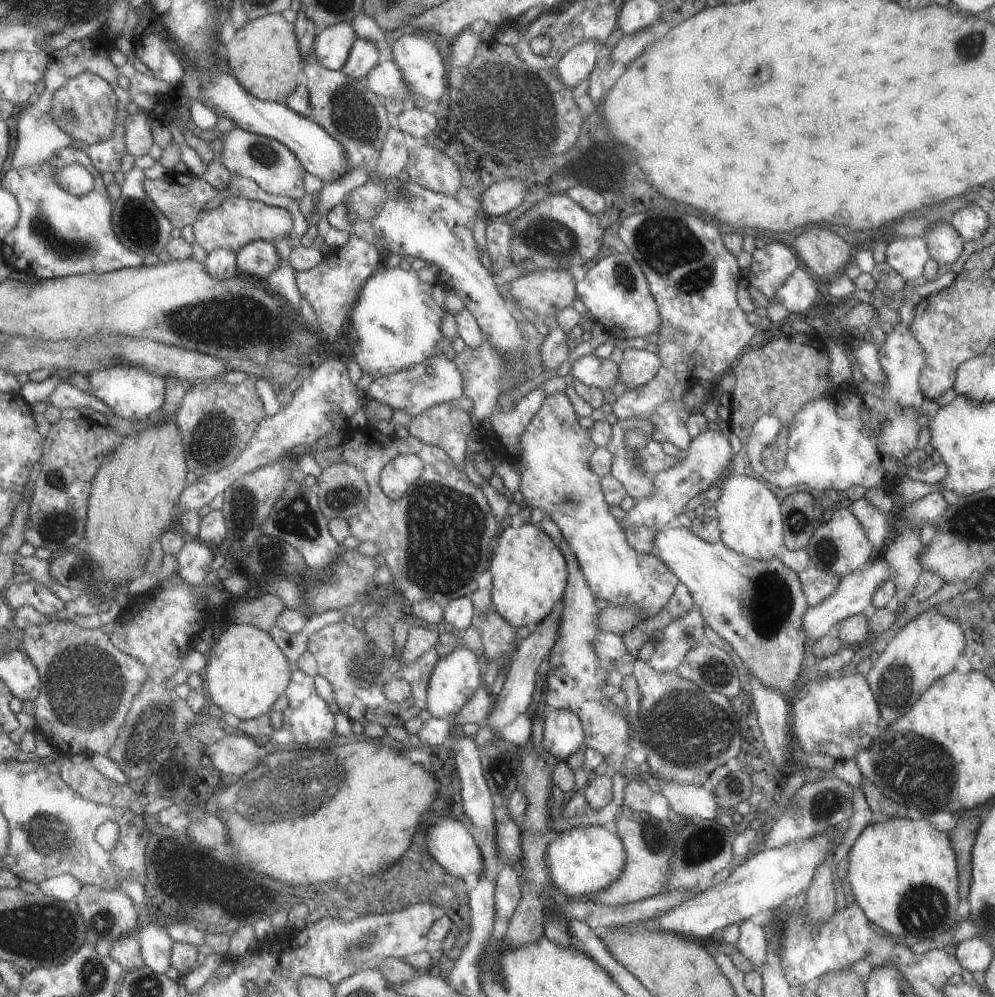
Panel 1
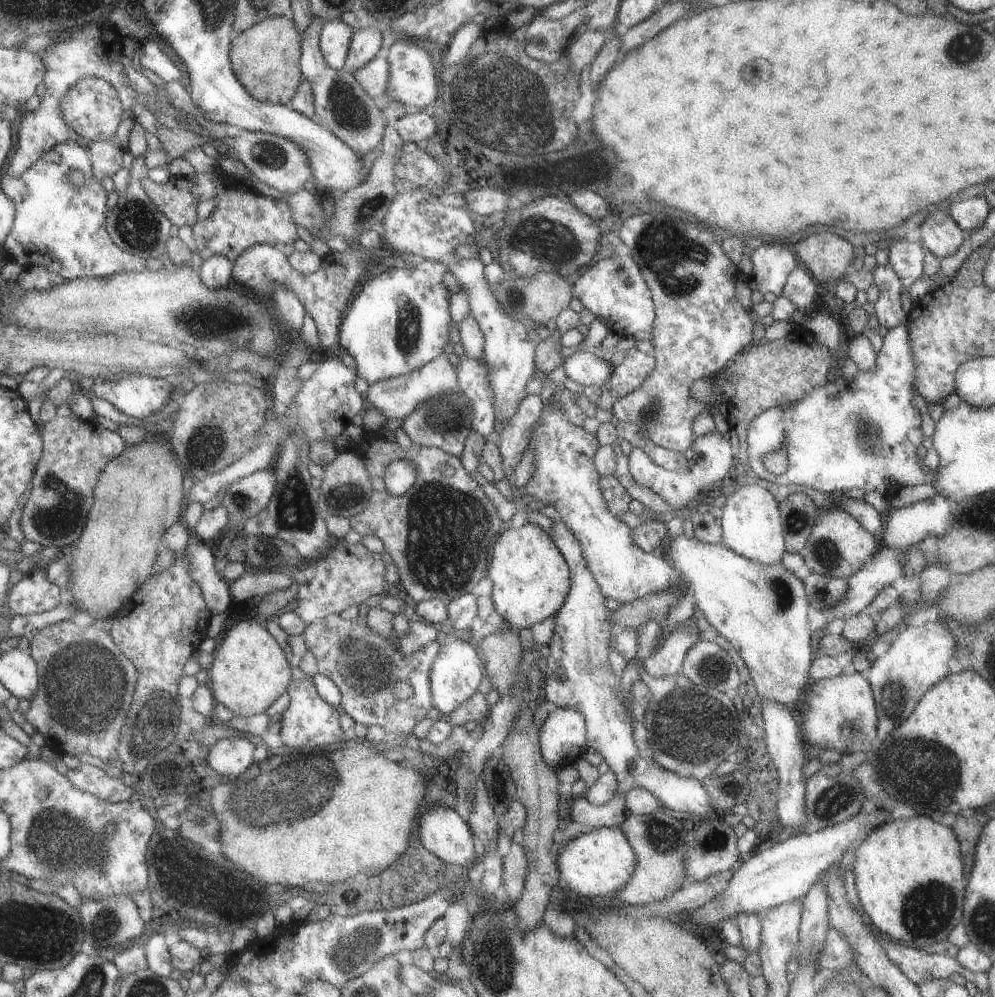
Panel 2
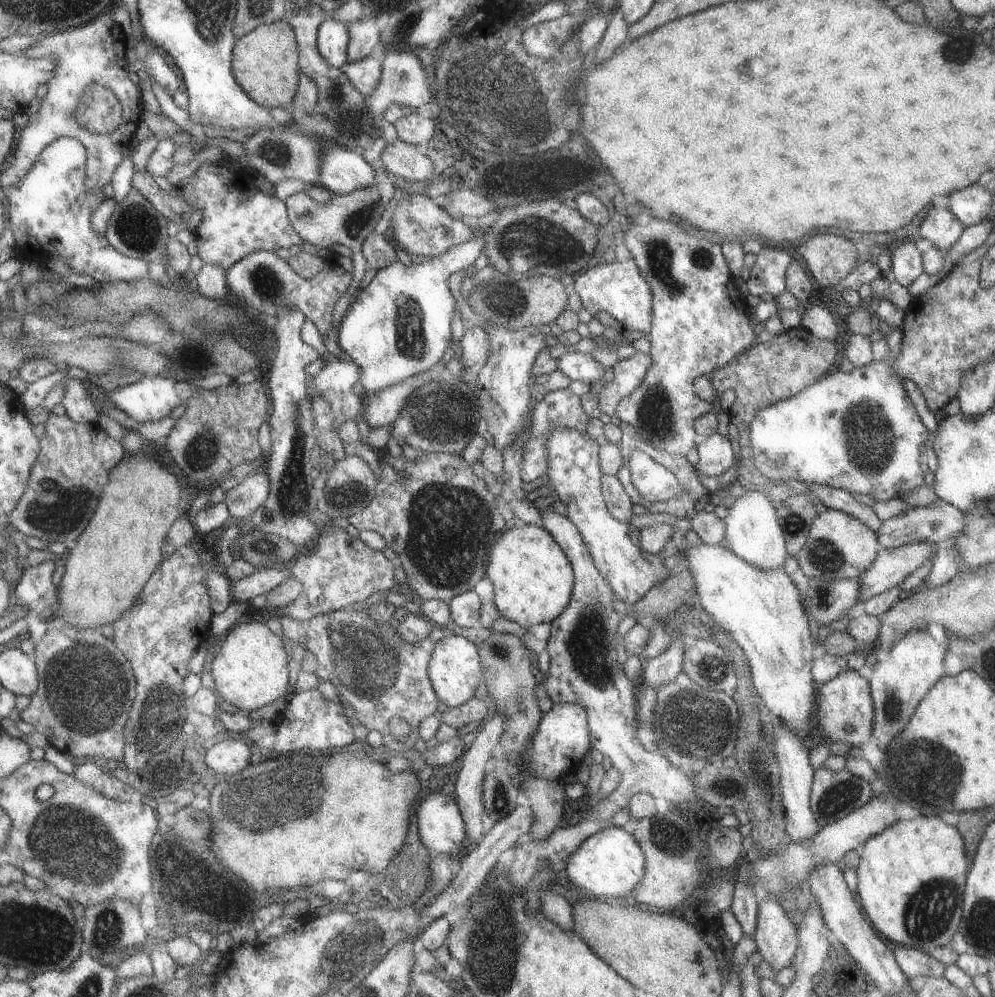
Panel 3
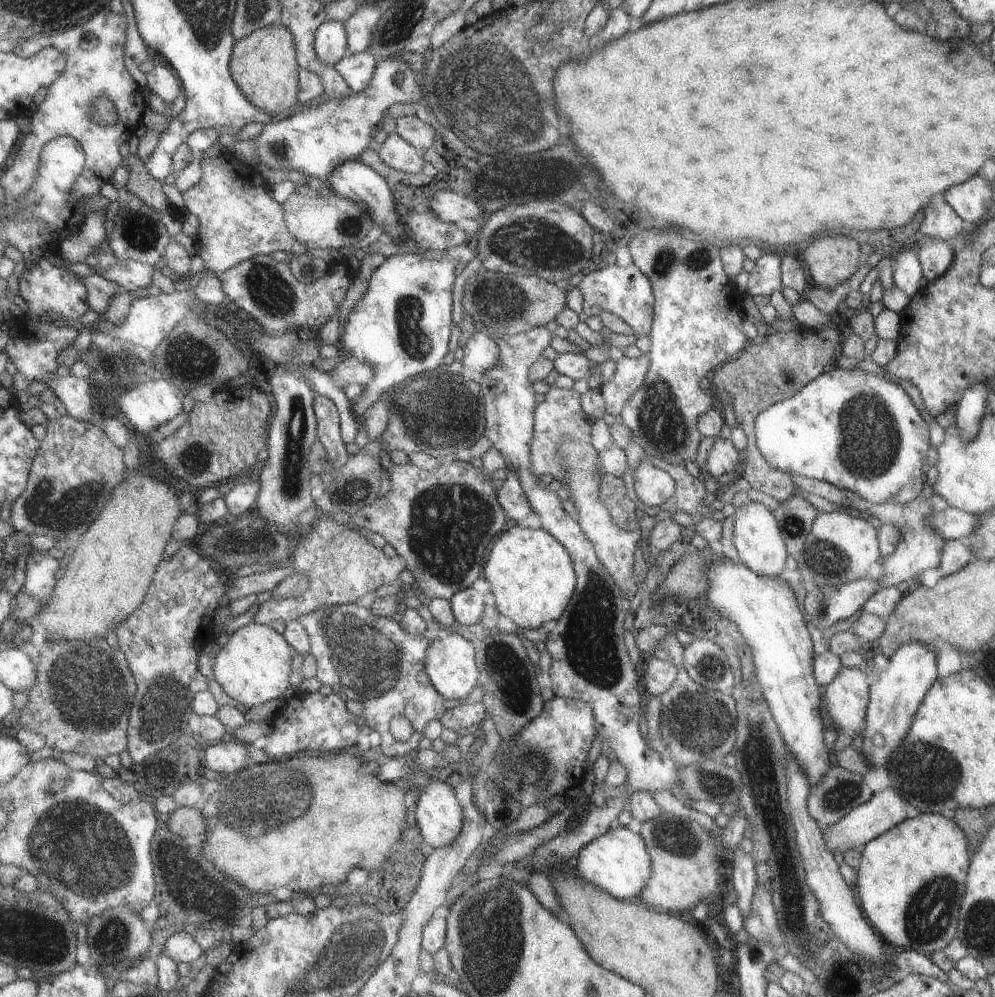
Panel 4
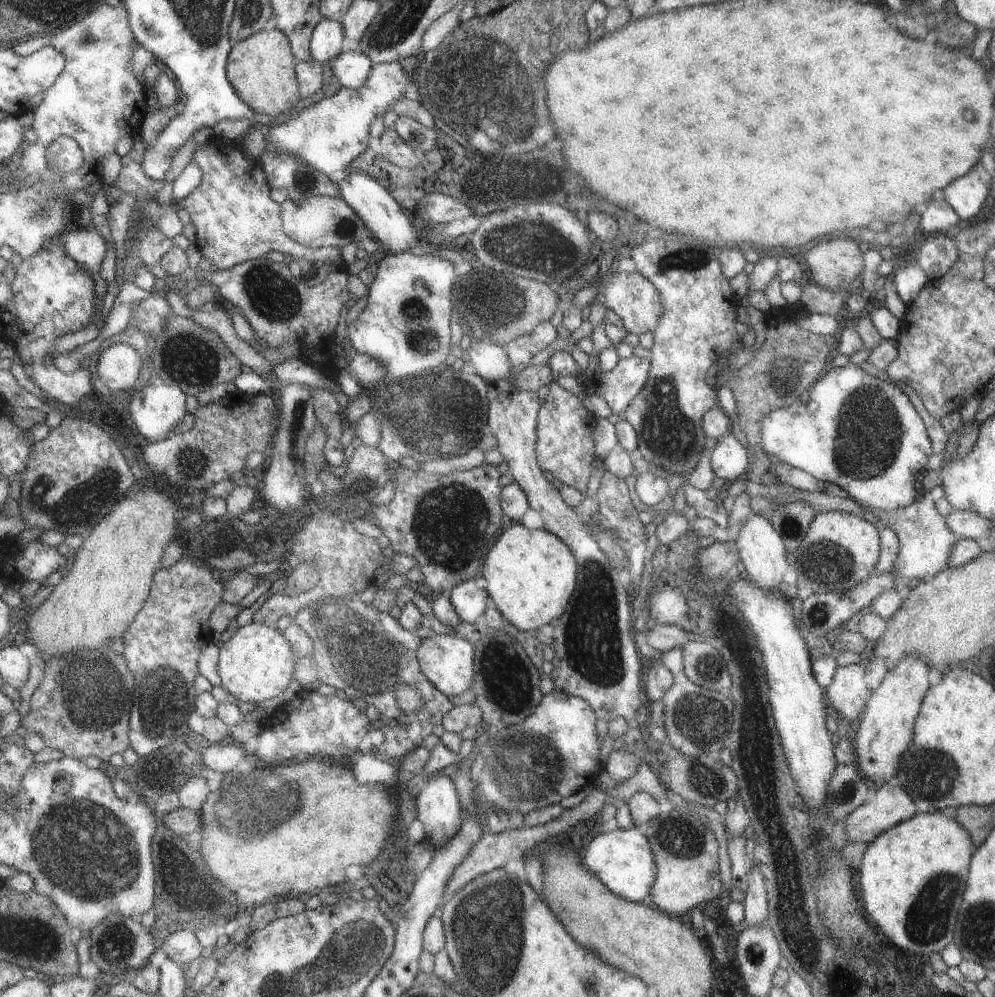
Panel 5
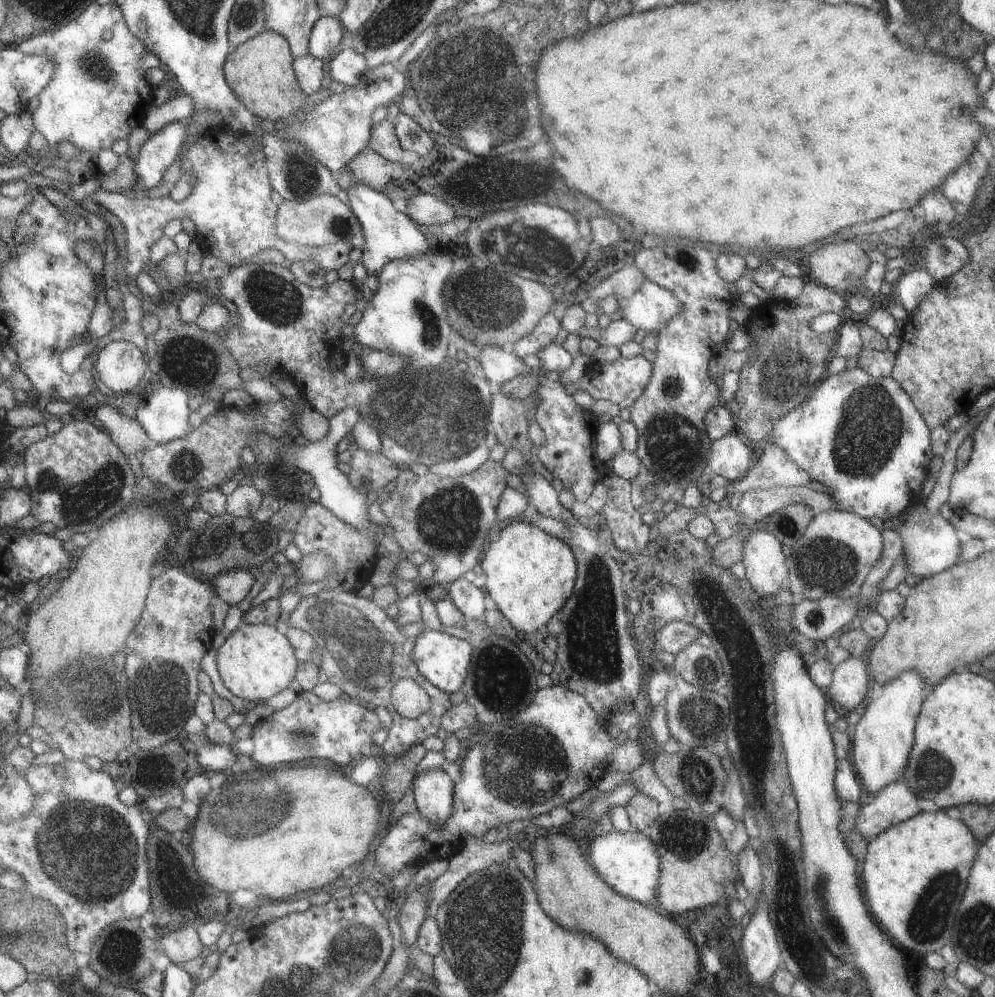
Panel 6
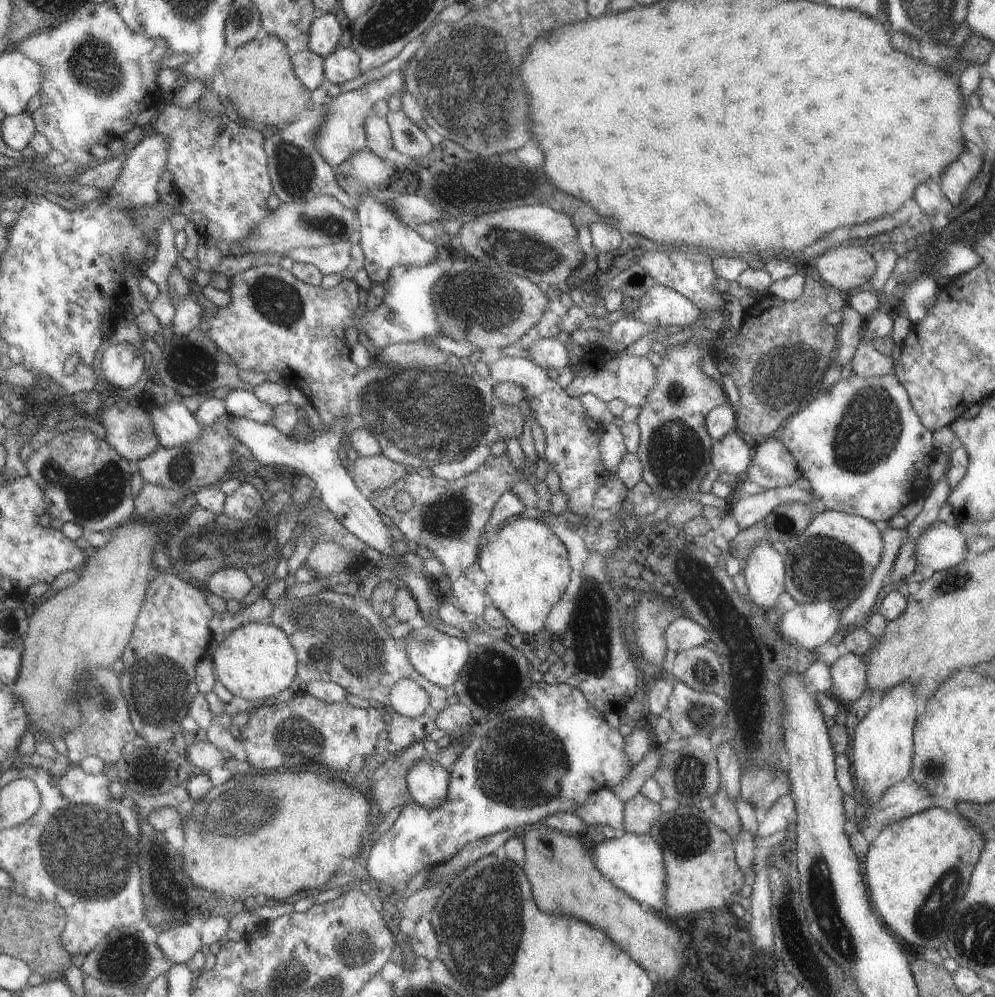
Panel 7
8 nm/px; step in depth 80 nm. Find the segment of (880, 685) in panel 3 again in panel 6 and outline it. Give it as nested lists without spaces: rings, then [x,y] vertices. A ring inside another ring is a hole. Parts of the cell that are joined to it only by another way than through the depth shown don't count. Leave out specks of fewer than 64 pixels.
[[[905,671],[881,686],[879,696],[864,703],[865,709],[855,725],[849,752],[860,786],[871,794],[901,780],[912,747],[914,722],[925,695],[924,680],[915,671]]]

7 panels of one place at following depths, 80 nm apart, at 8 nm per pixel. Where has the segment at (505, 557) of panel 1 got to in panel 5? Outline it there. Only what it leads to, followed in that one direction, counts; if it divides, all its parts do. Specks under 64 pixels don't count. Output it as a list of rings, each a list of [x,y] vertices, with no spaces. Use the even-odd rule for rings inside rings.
[[[510,522],[507,523],[497,540],[493,543],[490,551],[485,557],[483,568],[481,569],[484,578],[487,580],[488,585],[486,590],[489,596],[492,598],[495,608],[499,611],[499,614],[504,618],[506,622],[510,622],[518,631],[534,632],[539,629],[543,624],[553,623],[555,619],[563,612],[565,604],[569,600],[570,594],[574,591],[574,586],[576,583],[576,562],[574,561],[571,551],[552,533],[547,532],[545,529],[527,529],[525,526],[521,525],[520,522]]]

